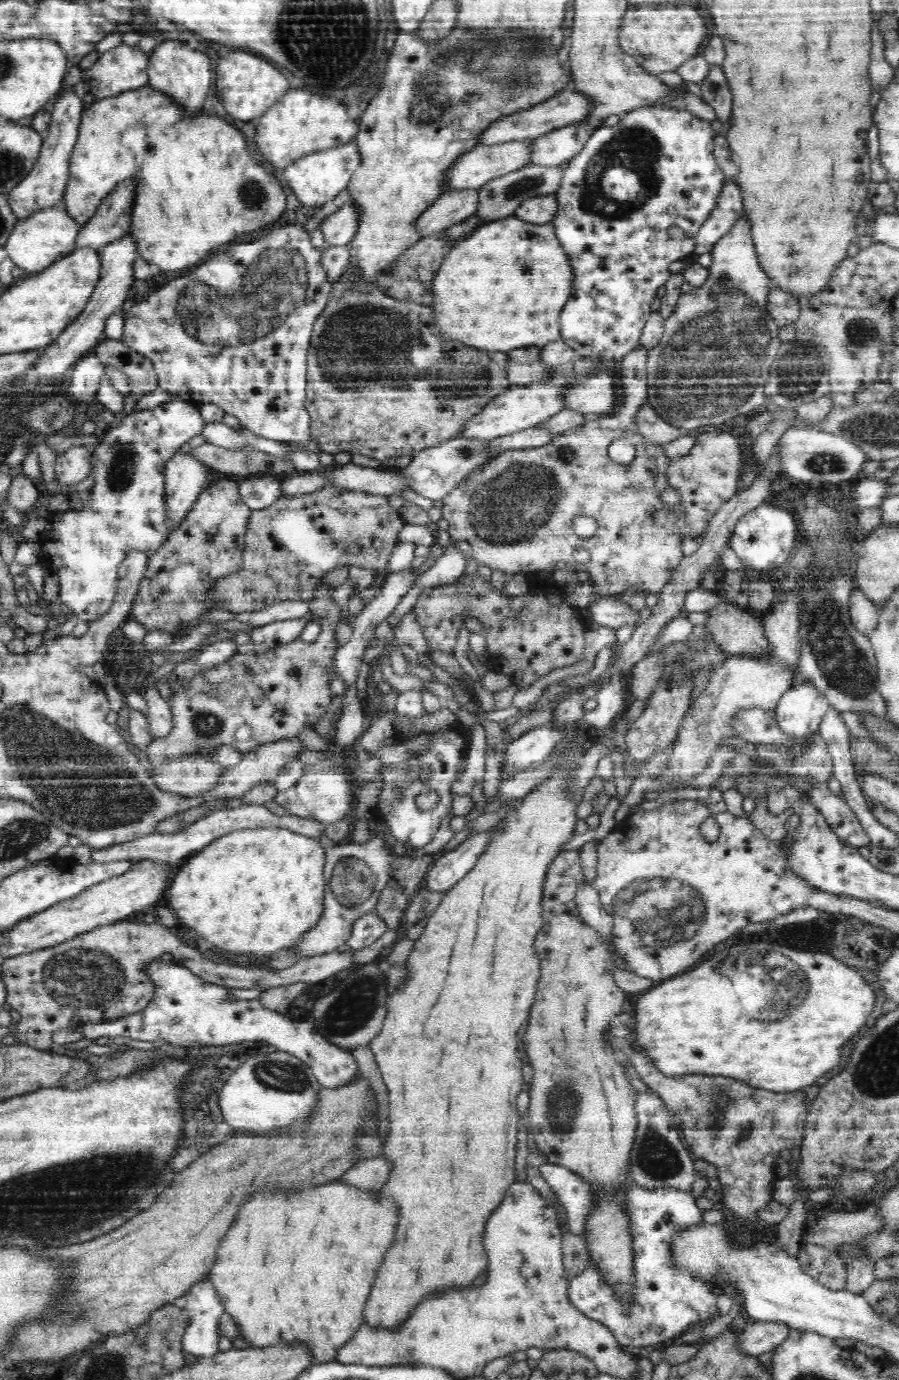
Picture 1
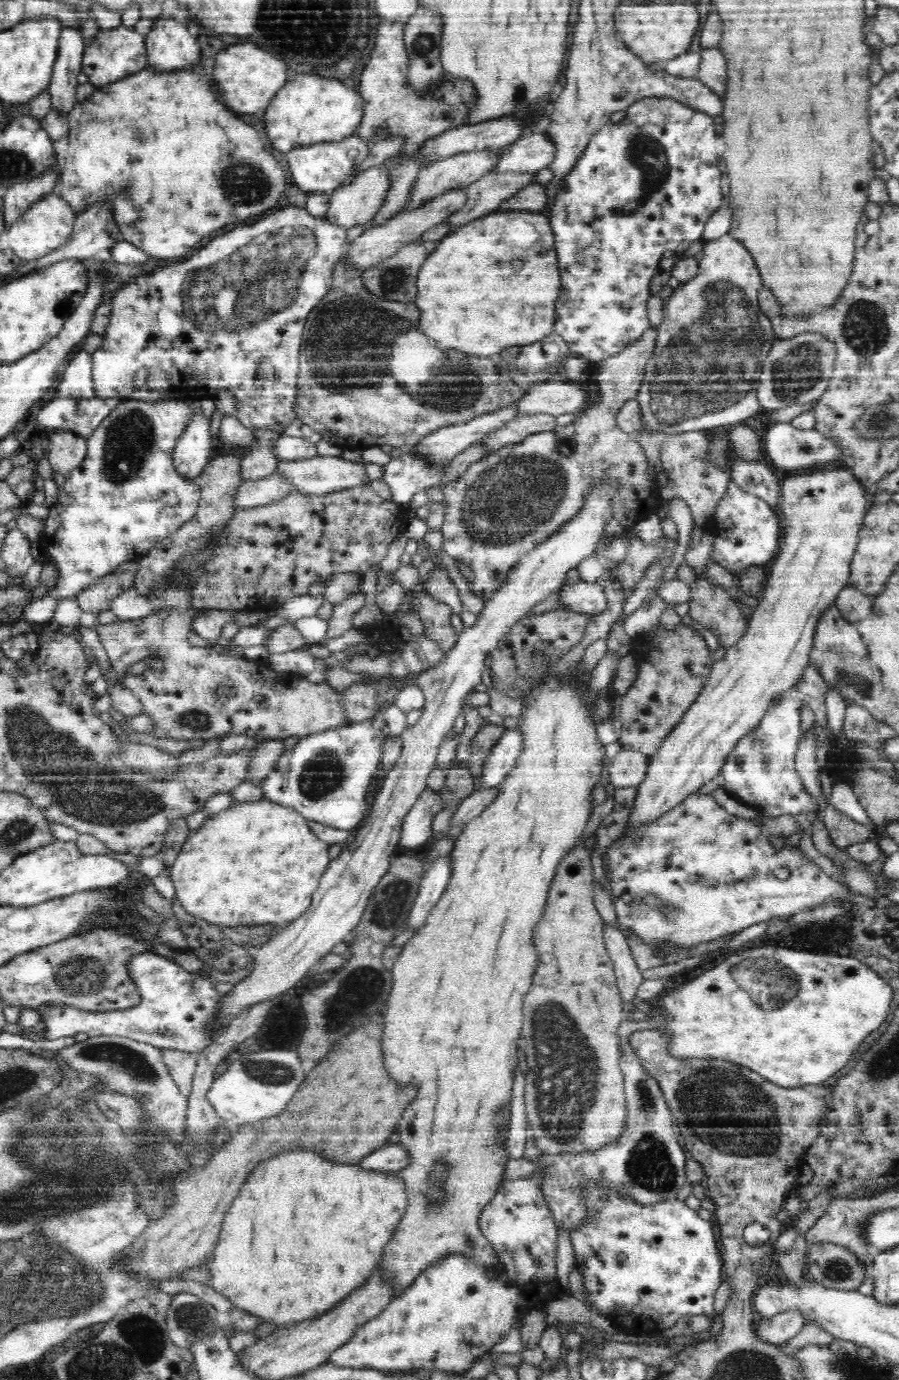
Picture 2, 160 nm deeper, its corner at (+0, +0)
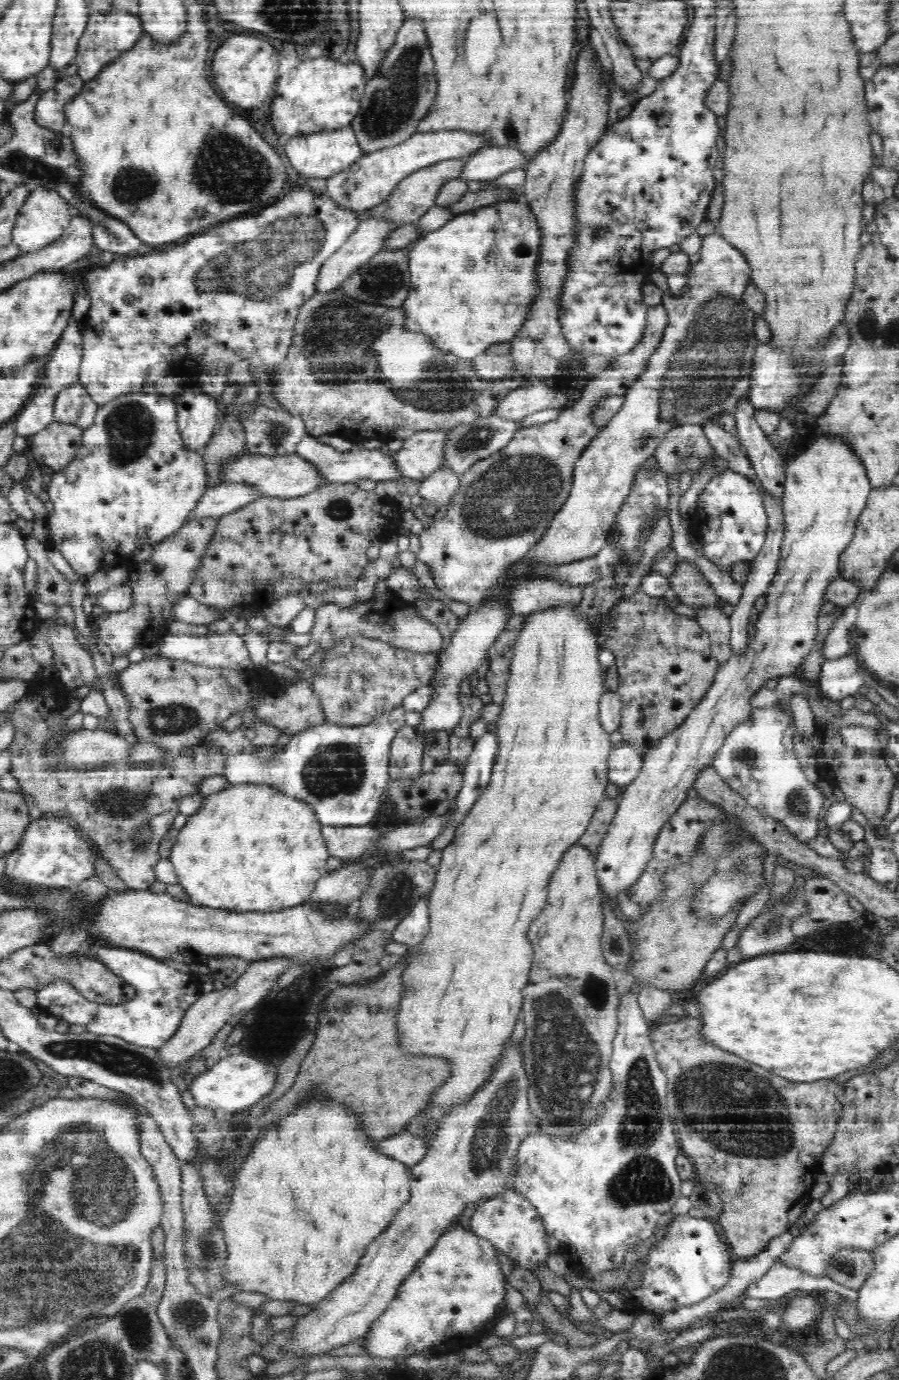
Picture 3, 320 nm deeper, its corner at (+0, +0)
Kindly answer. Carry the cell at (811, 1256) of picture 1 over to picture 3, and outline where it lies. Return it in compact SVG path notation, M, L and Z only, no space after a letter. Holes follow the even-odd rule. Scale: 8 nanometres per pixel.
M842 1248L828 1264L826 1277L836 1283L858 1290L875 1268L872 1252L856 1248Z

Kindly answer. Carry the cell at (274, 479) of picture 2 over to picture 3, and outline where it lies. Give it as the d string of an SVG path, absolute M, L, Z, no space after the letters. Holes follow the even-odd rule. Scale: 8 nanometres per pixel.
M220 484L215 487L207 487L202 498L192 512L190 520L204 518L218 518L244 508L257 499L259 492L249 484Z

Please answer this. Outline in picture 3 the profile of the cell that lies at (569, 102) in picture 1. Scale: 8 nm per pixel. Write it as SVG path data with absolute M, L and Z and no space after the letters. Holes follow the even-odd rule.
M440 130L425 133L414 133L400 144L369 153L364 152L344 171L337 172L327 180L327 193L332 202L352 209L358 218L373 206L384 202L394 192L405 176L417 170L432 166L442 160L465 158L479 148L489 146L485 134L466 132L465 130Z

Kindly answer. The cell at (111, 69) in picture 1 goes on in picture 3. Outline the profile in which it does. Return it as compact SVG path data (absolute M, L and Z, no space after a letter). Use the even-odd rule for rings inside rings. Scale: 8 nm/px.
M111 9L108 11L95 10L89 14L89 19L78 42L75 65L78 67L77 76L88 82L98 76L110 64L120 58L124 52L132 52L136 40L142 36L143 26L140 17L131 14L128 10Z

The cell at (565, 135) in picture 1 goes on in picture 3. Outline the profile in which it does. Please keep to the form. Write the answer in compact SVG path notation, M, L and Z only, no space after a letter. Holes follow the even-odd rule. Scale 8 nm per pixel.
M513 146L482 147L464 159L459 180L466 182L491 181L514 168L524 169L530 162L530 158Z

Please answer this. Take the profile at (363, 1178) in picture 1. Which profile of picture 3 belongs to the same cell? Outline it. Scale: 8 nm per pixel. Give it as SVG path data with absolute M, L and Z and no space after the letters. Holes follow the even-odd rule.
M406 1130L398 1135L382 1139L377 1145L382 1155L398 1160L408 1167L418 1164L429 1149L423 1142L420 1142L420 1137Z

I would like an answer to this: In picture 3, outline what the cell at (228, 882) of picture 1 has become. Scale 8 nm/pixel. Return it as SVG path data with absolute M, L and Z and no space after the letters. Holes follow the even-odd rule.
M230 783L227 788L206 796L200 810L188 816L169 859L178 875L178 883L186 888L194 904L240 912L276 912L310 900L314 884L327 873L326 860L330 853L322 837L322 827L312 807L300 799L293 799L268 785Z

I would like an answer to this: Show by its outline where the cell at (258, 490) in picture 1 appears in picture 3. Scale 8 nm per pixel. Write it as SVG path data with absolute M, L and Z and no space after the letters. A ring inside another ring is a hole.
M258 406L246 420L241 422L244 427L247 451L252 455L264 455L265 457L286 456L296 453L298 443L304 436L308 436L304 419L300 415L294 415L286 409L276 410Z

